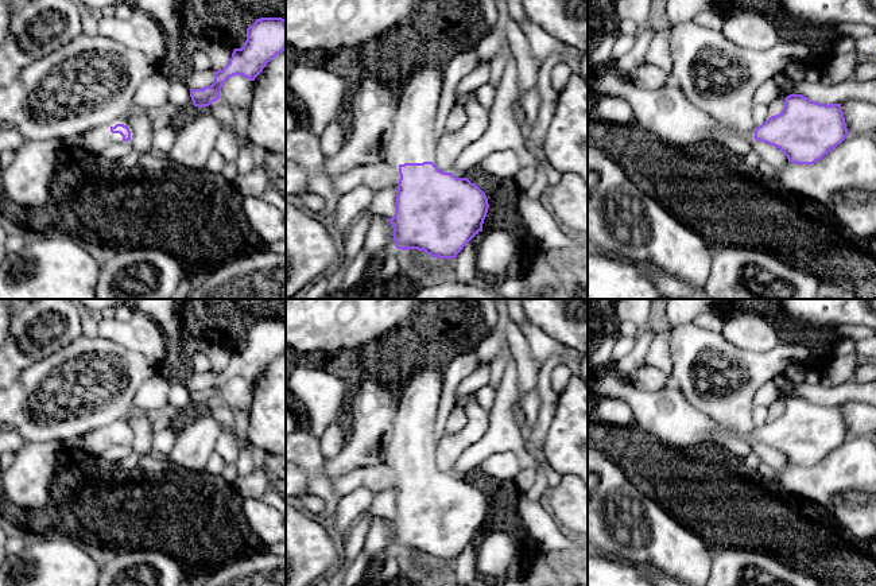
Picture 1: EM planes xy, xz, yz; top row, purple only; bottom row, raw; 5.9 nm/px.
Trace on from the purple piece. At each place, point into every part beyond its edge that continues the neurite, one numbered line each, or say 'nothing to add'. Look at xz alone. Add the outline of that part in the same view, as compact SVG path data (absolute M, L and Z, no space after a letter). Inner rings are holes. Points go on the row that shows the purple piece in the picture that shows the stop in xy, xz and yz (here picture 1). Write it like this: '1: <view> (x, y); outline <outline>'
1: xz (414, 138); outline M433 63L416 67L398 90L398 113L391 154L398 164L433 162L435 115L443 88L443 70Z

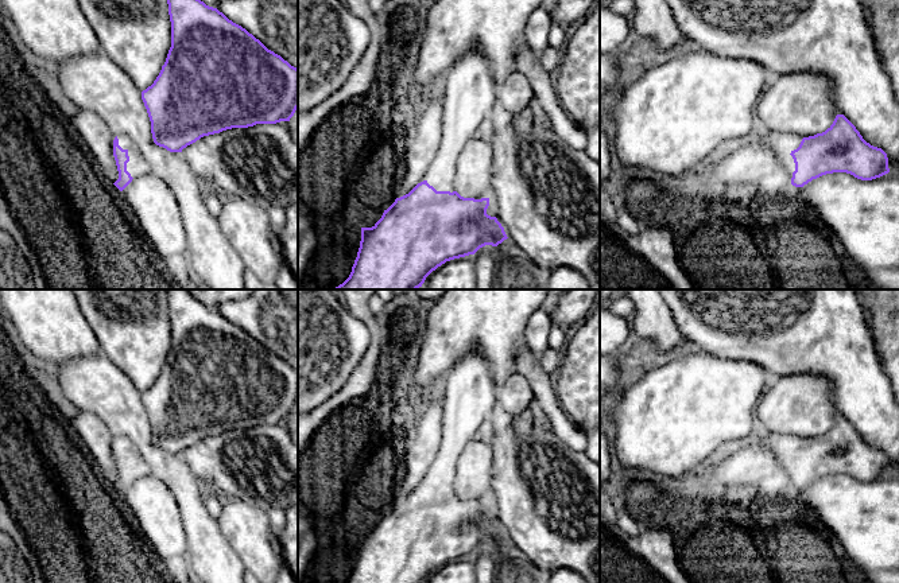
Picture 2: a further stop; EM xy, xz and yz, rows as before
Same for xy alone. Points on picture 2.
1: xy (139, 164); outline M119 135L119 145L128 151L129 162L127 163L127 171L132 178L151 175L155 163L143 151L140 151L135 143L125 135Z

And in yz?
1: yz (785, 143); outline M770 132L759 143L772 149L778 149L778 158L780 158L794 172L795 163L790 153L799 147L801 141L802 139L794 135L787 135L783 132Z

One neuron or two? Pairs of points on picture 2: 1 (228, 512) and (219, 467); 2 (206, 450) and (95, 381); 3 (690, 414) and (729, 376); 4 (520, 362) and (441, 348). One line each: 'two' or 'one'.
1: two
2: two
3: one
4: one

